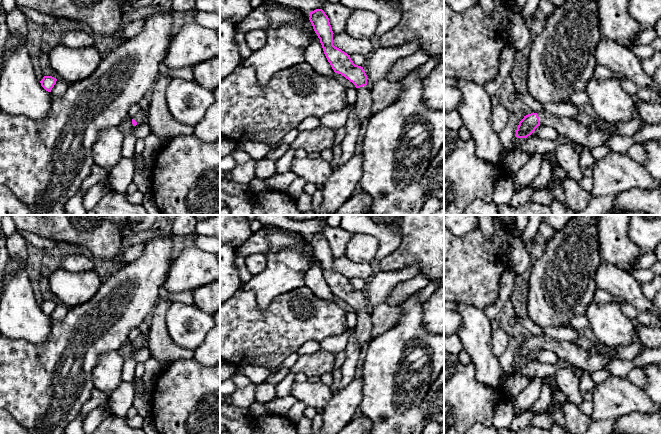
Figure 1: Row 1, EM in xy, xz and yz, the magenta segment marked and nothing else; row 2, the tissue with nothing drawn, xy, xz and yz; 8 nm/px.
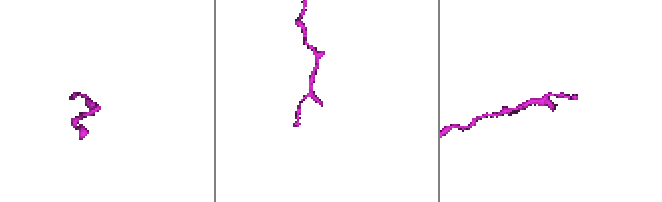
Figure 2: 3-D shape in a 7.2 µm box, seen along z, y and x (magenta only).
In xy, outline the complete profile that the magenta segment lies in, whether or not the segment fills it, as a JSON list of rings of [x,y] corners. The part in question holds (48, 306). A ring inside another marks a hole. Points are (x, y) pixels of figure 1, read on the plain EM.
[[[44,300],[40,305],[41,310],[48,316],[51,316],[52,312],[56,308],[57,303],[52,300]]]

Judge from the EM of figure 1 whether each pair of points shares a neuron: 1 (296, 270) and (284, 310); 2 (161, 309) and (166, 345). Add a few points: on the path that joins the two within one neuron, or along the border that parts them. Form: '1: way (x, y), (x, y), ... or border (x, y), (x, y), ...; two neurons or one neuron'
1: border (304, 285), (281, 293), (270, 303); two neurons
2: way (159, 318), (159, 336); one neuron

